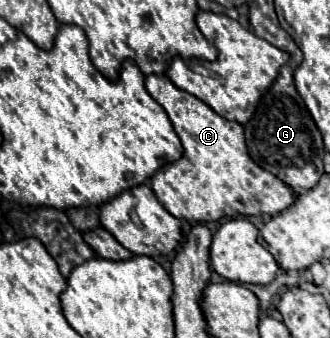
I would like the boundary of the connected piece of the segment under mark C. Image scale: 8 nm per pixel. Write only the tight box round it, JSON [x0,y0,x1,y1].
[145,75,295,223]

